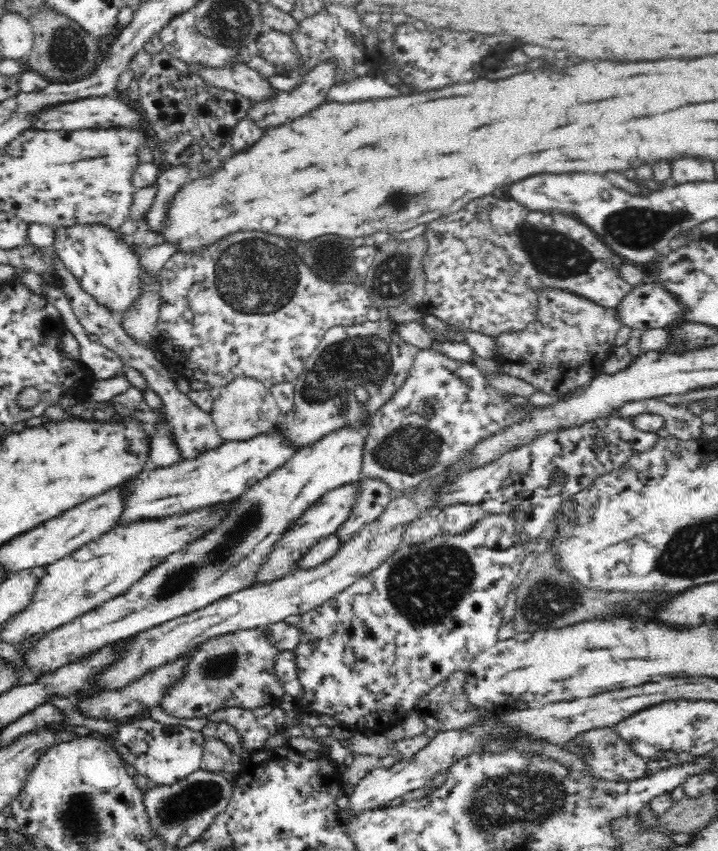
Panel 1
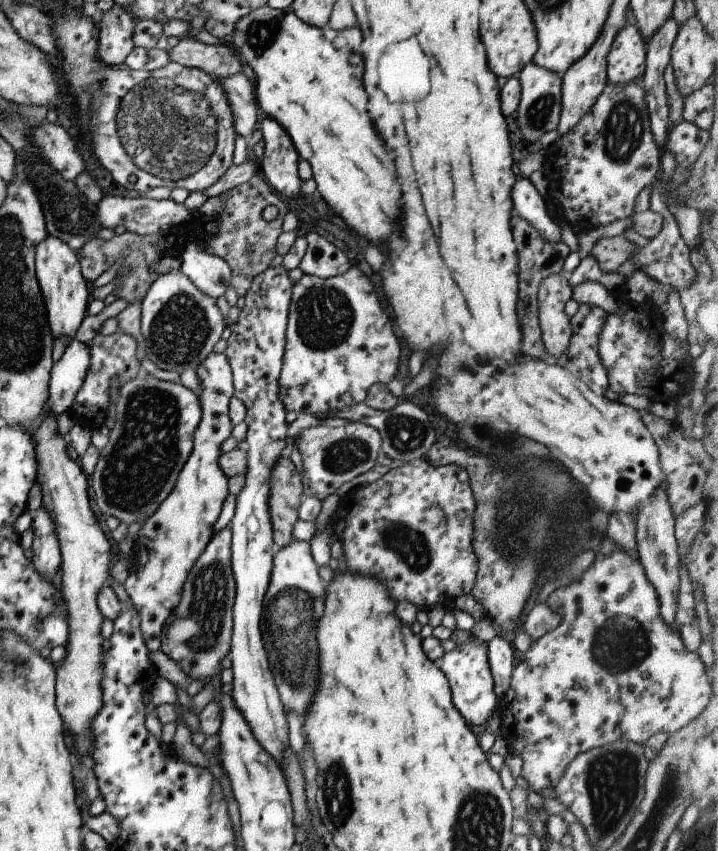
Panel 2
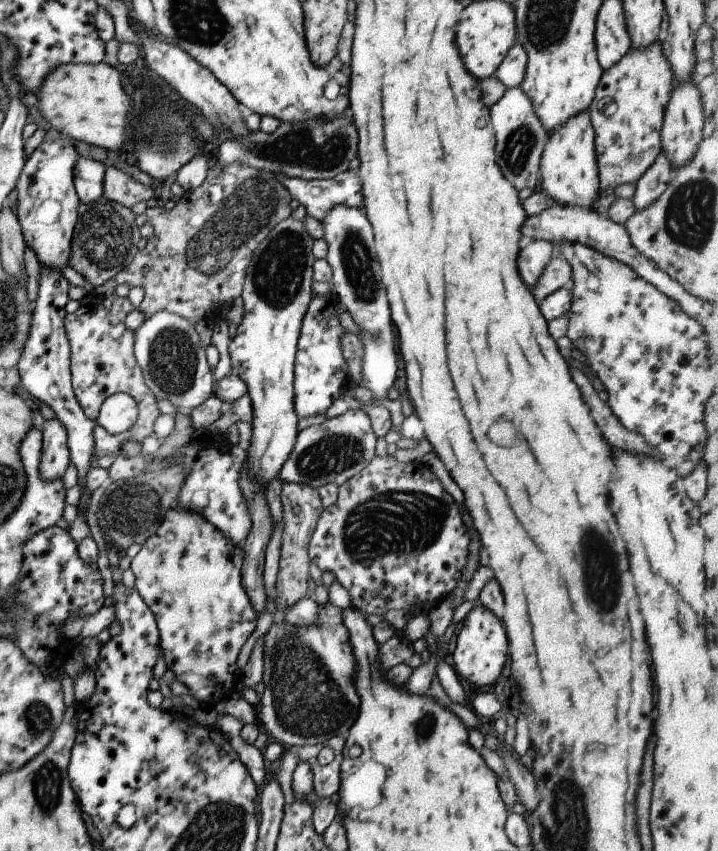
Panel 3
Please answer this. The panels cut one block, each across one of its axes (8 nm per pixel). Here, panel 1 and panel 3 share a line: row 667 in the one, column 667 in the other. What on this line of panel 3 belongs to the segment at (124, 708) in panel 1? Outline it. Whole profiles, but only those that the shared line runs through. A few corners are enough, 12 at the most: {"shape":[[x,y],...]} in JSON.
{"shape":[[663,152],[634,183],[635,211],[647,208],[669,184],[673,168]]}

